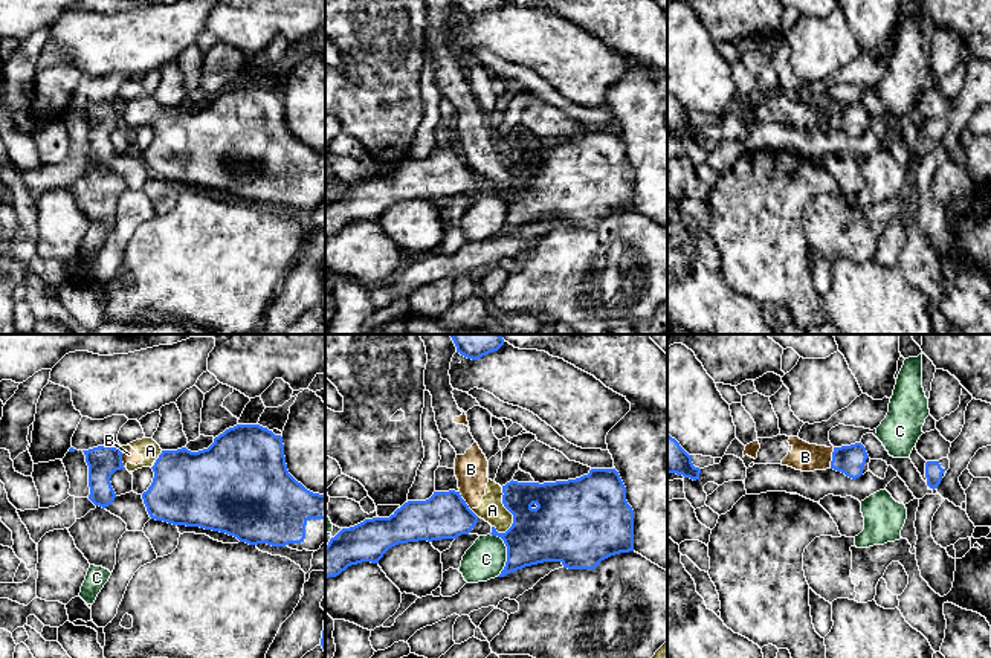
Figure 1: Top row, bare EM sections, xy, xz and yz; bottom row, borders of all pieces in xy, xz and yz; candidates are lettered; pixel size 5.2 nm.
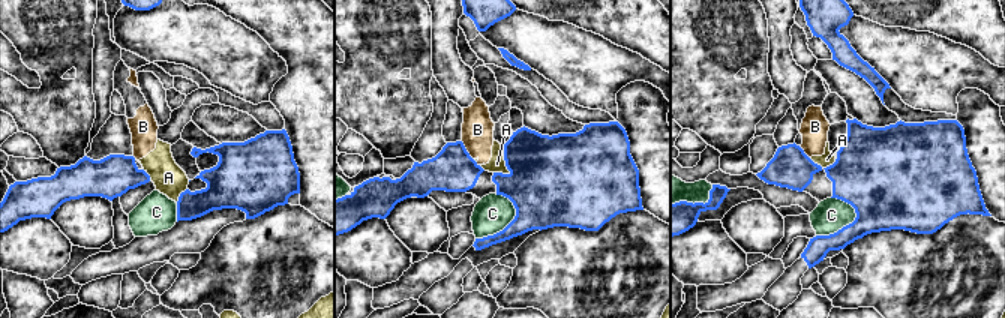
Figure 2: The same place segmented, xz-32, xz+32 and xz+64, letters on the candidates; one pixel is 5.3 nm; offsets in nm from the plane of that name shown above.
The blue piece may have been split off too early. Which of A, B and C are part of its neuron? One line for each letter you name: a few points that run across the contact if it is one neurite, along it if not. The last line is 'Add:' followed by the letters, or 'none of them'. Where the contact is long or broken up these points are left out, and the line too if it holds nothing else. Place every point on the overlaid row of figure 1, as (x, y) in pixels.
Add: none of them

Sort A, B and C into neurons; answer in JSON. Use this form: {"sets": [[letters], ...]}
{"sets": [["A", "B"], ["C"]]}

